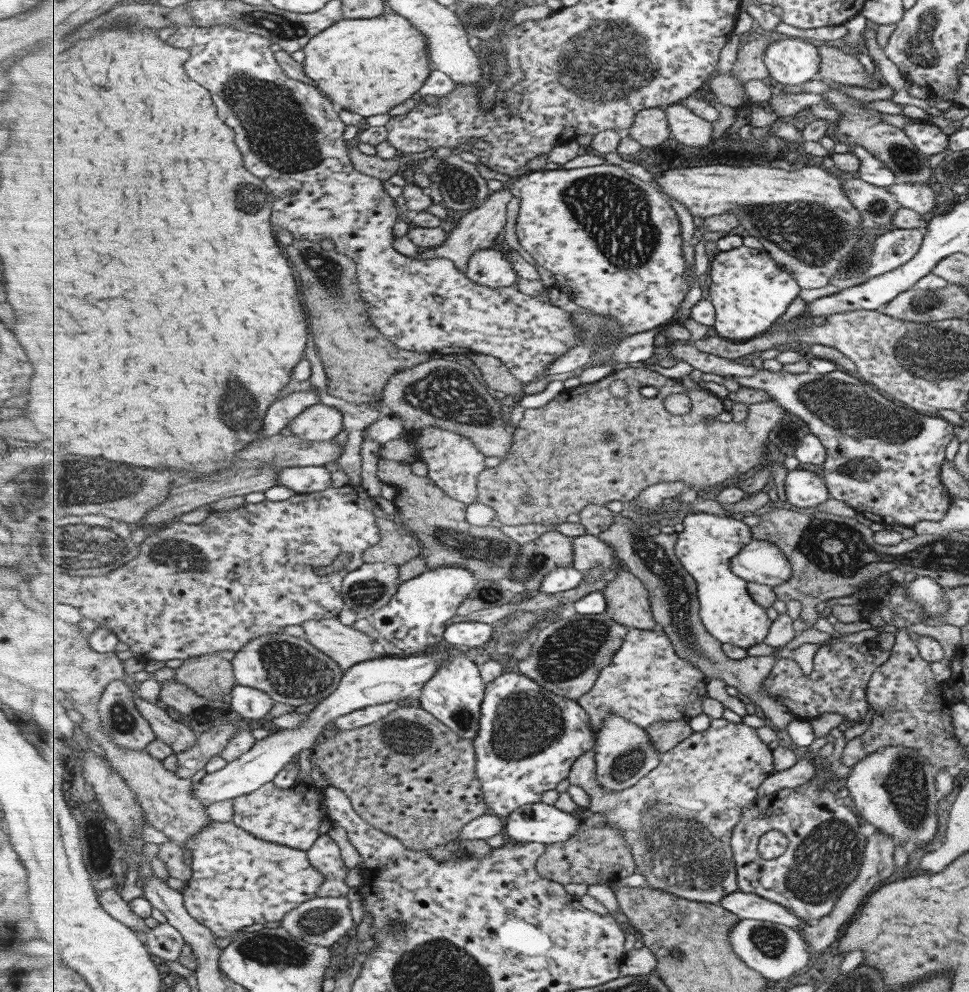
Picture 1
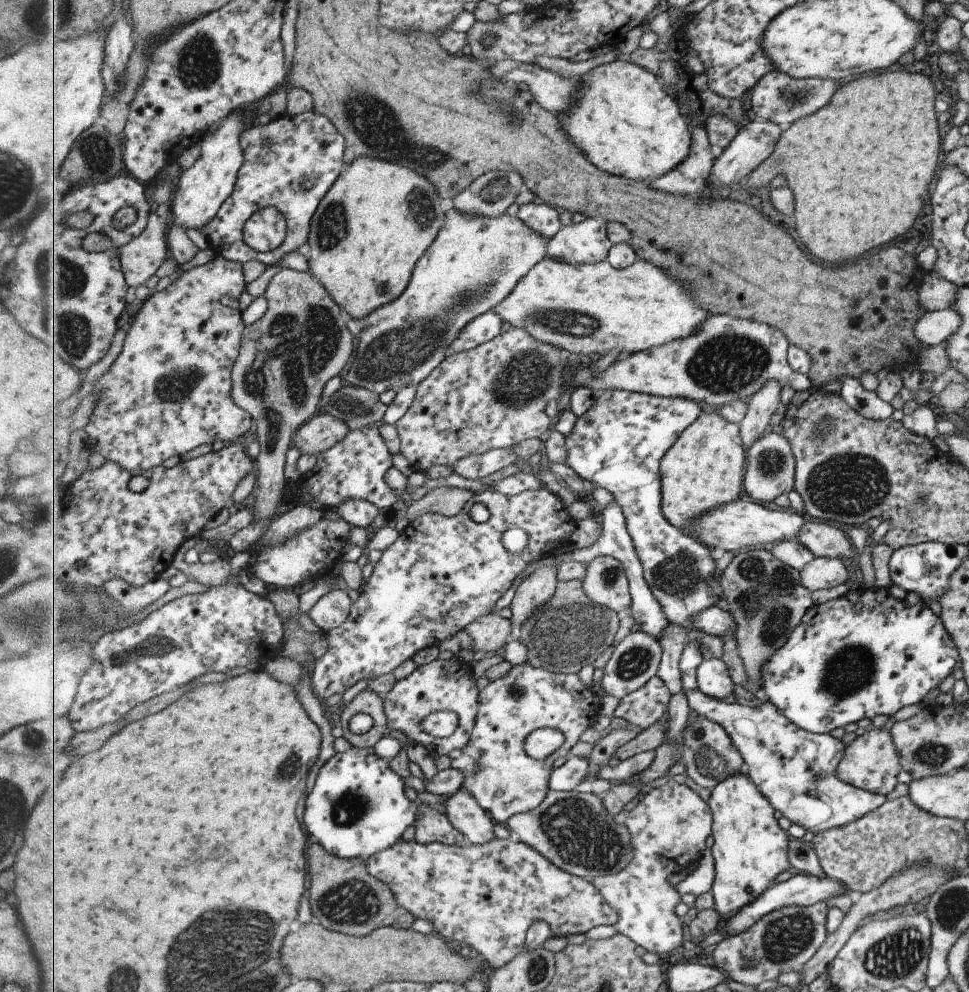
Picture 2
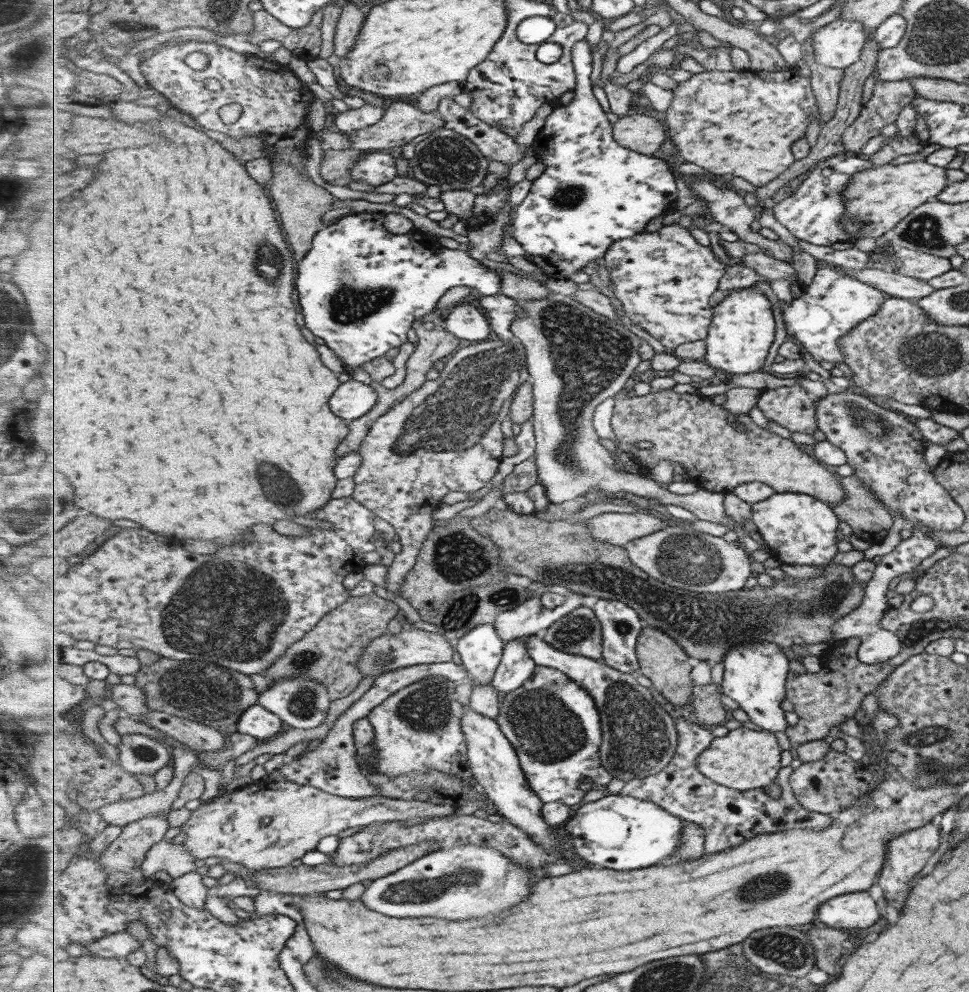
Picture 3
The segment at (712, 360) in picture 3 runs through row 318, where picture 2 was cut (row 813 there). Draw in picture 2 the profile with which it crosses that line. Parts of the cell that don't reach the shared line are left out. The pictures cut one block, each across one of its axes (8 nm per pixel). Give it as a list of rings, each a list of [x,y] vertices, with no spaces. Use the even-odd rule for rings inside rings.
[[[747,771],[729,776],[711,792],[708,804],[714,815],[712,850],[716,867],[711,894],[715,910],[724,923],[745,910],[747,904],[757,902],[757,898],[773,886],[775,876],[792,870],[787,854],[791,837],[779,826],[774,806],[761,794]]]

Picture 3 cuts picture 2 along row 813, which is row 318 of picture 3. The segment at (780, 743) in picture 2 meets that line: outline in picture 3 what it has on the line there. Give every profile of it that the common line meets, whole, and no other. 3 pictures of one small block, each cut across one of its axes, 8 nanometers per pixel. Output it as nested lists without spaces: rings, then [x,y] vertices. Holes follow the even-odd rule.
[[[819,260],[816,267],[815,276],[811,278],[811,284],[803,289],[801,297],[793,299],[790,304],[783,300],[778,300],[778,303],[788,336],[799,341],[817,364],[831,362],[837,366],[837,362],[843,362],[842,348],[838,341],[848,336],[859,322],[873,317],[880,310],[886,296],[859,282],[833,263]]]

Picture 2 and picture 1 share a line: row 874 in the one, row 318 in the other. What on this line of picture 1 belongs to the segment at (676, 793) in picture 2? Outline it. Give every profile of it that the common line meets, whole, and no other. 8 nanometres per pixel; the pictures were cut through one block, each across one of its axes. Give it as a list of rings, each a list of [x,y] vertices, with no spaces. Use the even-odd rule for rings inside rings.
[[[610,163],[575,169],[539,170],[512,179],[506,186],[513,192],[514,196],[519,197],[521,200],[515,232],[522,248],[532,256],[539,266],[552,272],[555,279],[554,286],[563,293],[568,294],[575,307],[583,307],[583,309],[593,311],[601,317],[617,319],[617,323],[623,327],[623,331],[627,335],[637,335],[651,331],[653,328],[658,328],[658,326],[667,325],[669,319],[677,314],[681,302],[687,298],[687,293],[691,290],[691,286],[689,286],[691,283],[689,280],[689,267],[684,257],[685,240],[682,236],[679,216],[677,216],[675,208],[671,209],[667,196],[659,188],[653,188],[653,184],[644,182],[641,178],[625,172],[621,166]]]

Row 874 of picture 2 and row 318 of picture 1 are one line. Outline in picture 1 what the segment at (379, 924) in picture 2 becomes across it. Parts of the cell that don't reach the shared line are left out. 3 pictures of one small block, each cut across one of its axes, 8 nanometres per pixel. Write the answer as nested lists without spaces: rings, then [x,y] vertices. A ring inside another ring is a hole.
[[[296,240],[286,247],[292,266],[309,290],[303,290],[307,314],[311,318],[312,336],[327,374],[327,393],[353,405],[383,406],[385,385],[398,372],[429,362],[433,354],[401,350],[373,325],[369,304],[365,302],[358,280],[357,263],[346,254],[323,250],[319,242]]]

